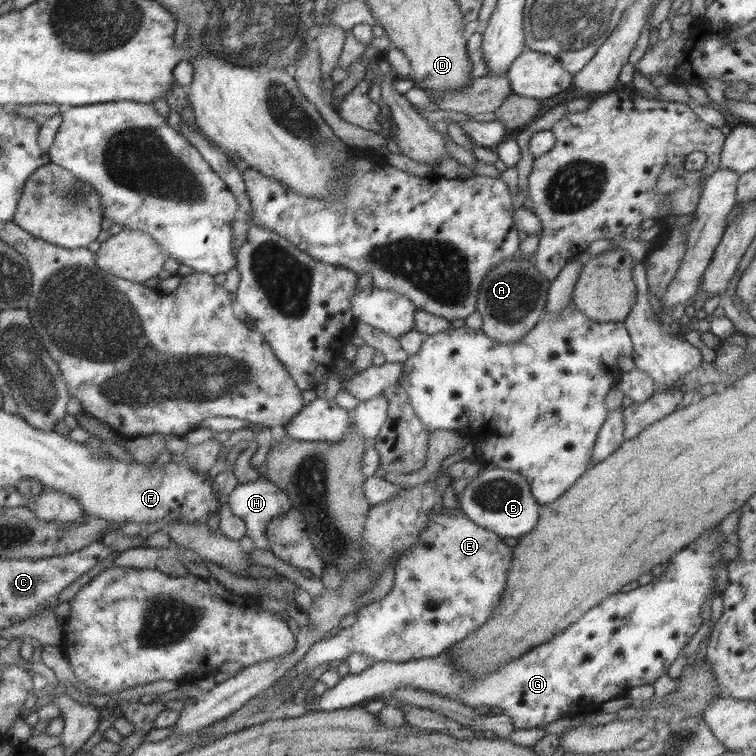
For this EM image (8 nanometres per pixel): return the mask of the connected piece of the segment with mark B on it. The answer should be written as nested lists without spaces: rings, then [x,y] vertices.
[[[483,468],[484,472],[474,476],[467,486],[463,488],[463,492],[455,499],[460,504],[460,510],[471,522],[481,526],[484,530],[489,530],[499,537],[509,537],[519,539],[525,534],[531,533],[538,524],[538,508],[539,503],[533,498],[530,492],[529,483],[525,477],[519,475],[517,472],[512,472],[504,469],[489,469]]]

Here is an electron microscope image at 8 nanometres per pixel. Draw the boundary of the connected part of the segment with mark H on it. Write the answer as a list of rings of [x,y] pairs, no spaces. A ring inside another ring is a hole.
[[[262,477],[245,483],[237,482],[227,495],[227,500],[231,512],[243,520],[246,527],[246,536],[253,541],[255,548],[266,548],[267,550],[269,550],[270,545],[268,536],[266,536],[266,527],[273,518],[285,514],[289,508],[292,508],[287,494]]]

